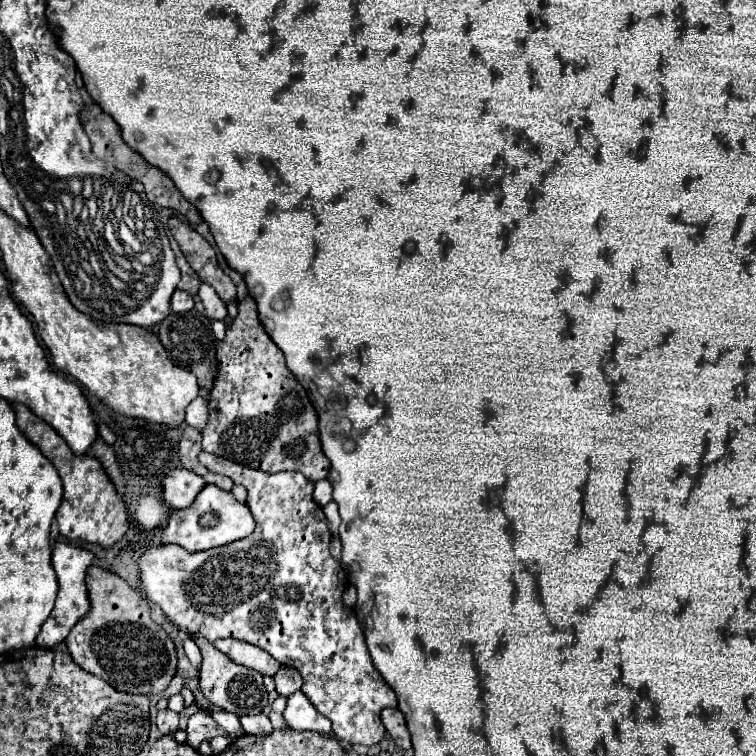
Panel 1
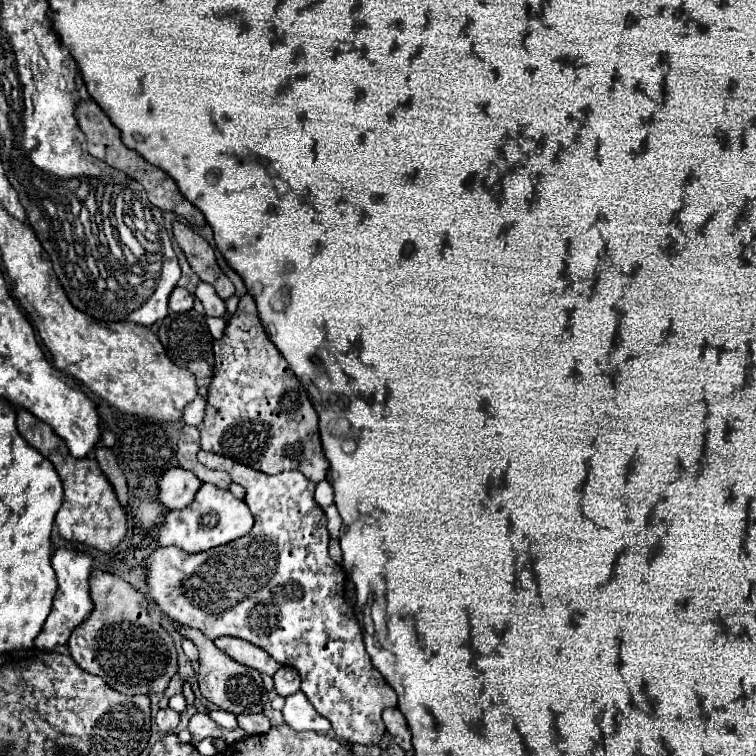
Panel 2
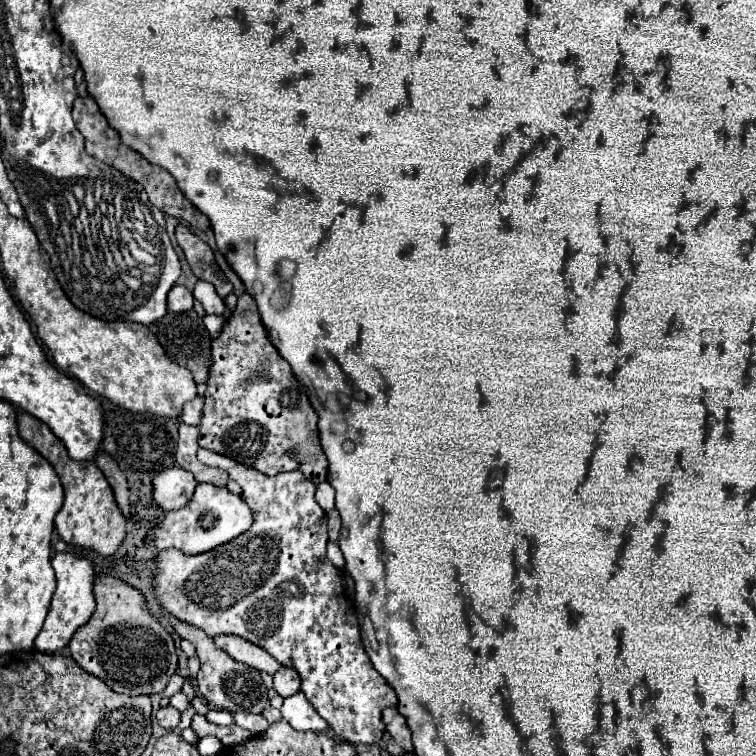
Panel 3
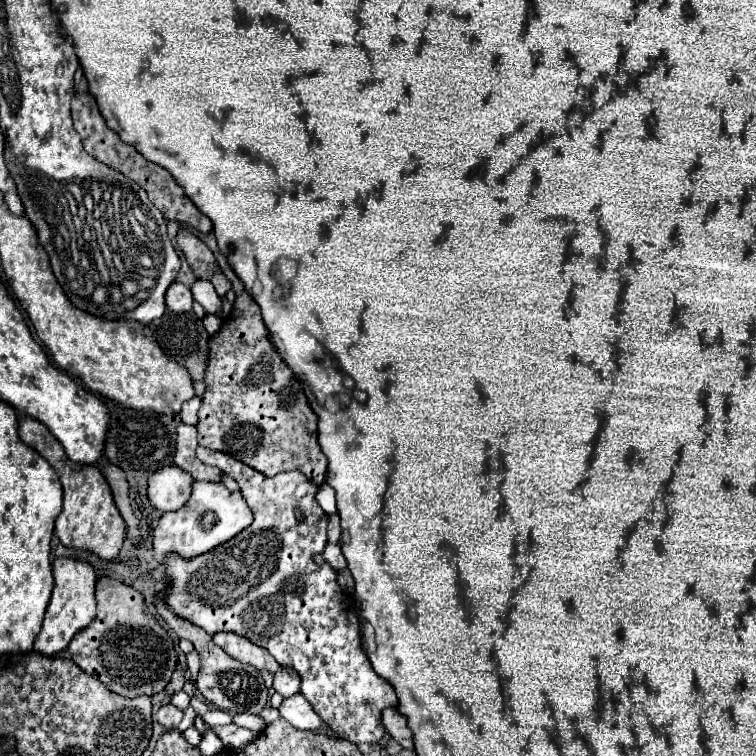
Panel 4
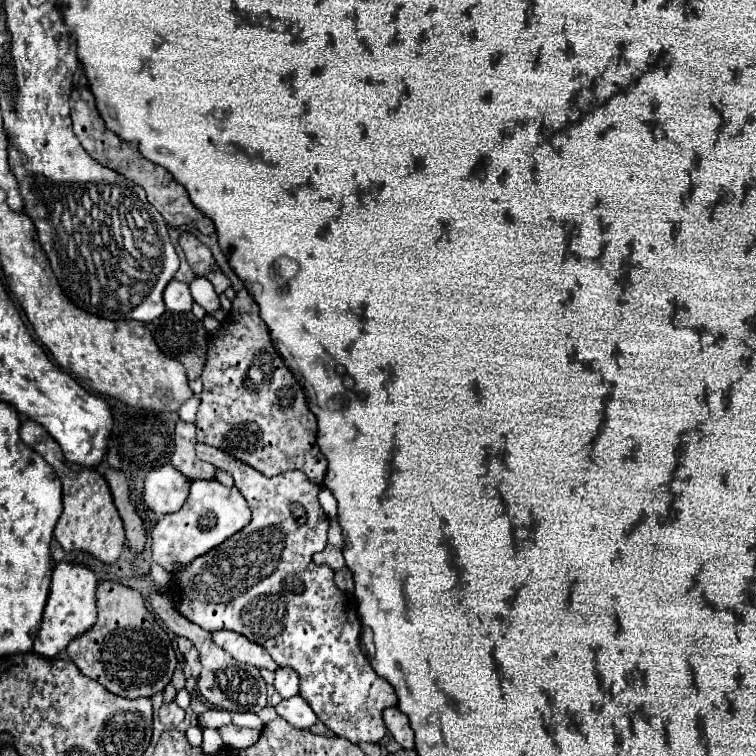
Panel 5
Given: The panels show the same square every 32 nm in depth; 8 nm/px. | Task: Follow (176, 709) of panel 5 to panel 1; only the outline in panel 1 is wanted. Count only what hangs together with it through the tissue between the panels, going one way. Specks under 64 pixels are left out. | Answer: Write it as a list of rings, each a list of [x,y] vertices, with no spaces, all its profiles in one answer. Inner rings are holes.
[[[160,710],[156,716],[156,726],[162,734],[174,734],[178,730],[178,714],[172,710]]]

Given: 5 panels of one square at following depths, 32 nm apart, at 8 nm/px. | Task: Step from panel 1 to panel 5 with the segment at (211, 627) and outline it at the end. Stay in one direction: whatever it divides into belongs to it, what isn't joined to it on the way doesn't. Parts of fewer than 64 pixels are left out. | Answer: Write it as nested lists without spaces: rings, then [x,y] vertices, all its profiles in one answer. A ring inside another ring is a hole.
[[[196,444],[196,456],[204,462],[214,464],[216,468],[226,470],[232,478],[236,488],[248,500],[252,510],[252,520],[240,532],[230,536],[230,540],[222,542],[216,550],[210,550],[204,556],[198,556],[190,566],[184,566],[174,572],[178,578],[178,594],[176,608],[182,616],[190,622],[202,626],[208,632],[214,630],[234,630],[252,642],[266,648],[272,660],[278,666],[290,666],[300,676],[300,696],[310,704],[314,714],[328,730],[336,736],[342,736],[354,744],[360,742],[378,742],[386,734],[386,726],[382,720],[382,712],[388,706],[396,706],[398,698],[394,688],[380,678],[368,658],[362,654],[360,648],[360,618],[356,612],[356,604],[350,596],[340,592],[334,584],[334,570],[326,564],[314,564],[312,556],[326,548],[326,534],[330,520],[324,514],[318,494],[322,486],[312,484],[302,472],[284,472],[274,478],[264,478],[252,466],[232,458],[230,454],[222,452],[220,448],[208,444]],[[300,502],[306,508],[308,522],[298,526],[290,514],[290,504]]]

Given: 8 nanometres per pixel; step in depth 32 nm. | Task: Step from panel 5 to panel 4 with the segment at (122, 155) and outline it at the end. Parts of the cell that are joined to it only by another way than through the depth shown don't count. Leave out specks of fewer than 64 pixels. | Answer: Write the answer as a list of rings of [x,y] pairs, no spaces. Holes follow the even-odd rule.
[[[76,92],[72,98],[72,120],[74,120],[74,130],[80,134],[84,150],[94,156],[98,162],[114,168],[116,172],[124,174],[126,178],[138,182],[146,192],[148,192],[148,200],[166,216],[166,220],[176,220],[178,224],[188,224],[204,234],[212,232],[212,222],[208,216],[204,216],[194,204],[192,200],[188,200],[186,192],[182,190],[182,186],[178,186],[178,182],[172,178],[172,174],[168,174],[168,170],[164,170],[162,166],[156,166],[152,162],[148,162],[146,158],[140,156],[140,152],[136,152],[134,146],[124,144],[120,140],[120,136],[110,130],[102,118],[102,114],[98,112],[96,100],[90,92]]]

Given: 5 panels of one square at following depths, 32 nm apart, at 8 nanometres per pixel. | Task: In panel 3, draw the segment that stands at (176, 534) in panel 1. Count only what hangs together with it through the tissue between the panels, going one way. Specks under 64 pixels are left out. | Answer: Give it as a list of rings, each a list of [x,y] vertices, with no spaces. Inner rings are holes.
[[[202,482],[196,484],[192,500],[184,508],[164,514],[164,518],[156,528],[154,544],[156,544],[156,552],[162,552],[166,548],[178,548],[184,554],[194,556],[230,542],[232,538],[246,532],[250,526],[252,526],[252,512],[248,504],[242,500],[242,496],[232,494],[228,488]]]

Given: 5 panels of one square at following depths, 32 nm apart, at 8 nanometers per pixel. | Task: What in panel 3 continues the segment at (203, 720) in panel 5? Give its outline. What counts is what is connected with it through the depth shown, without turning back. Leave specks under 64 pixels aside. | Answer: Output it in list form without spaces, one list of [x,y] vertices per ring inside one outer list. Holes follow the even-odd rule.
[[[210,710],[206,714],[206,720],[212,722],[212,724],[220,724],[220,726],[234,724],[234,718],[232,718],[232,714],[228,710]]]

